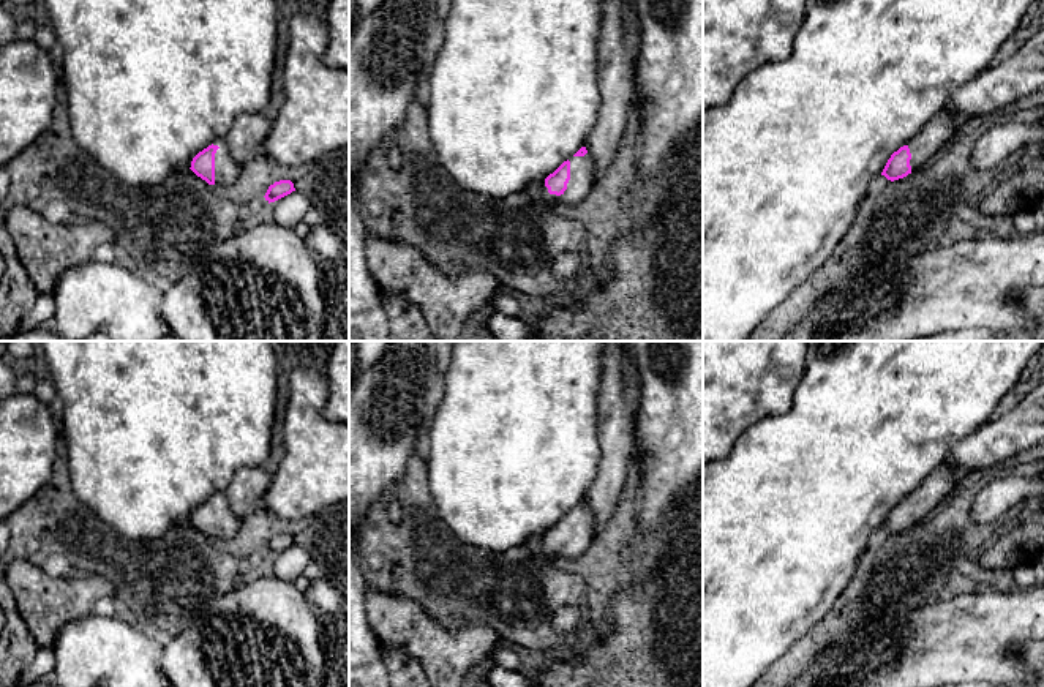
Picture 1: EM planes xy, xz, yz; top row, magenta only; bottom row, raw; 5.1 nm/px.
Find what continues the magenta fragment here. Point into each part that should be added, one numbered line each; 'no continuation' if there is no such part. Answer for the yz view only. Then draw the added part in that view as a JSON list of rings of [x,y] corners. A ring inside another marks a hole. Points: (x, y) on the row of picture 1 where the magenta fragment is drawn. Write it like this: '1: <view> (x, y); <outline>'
1: yz (940, 130); [[[944,107],[933,115],[926,126],[911,137],[907,145],[911,153],[911,172],[926,166],[937,153],[940,153],[965,126],[959,123],[951,112]]]

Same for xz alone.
1: xz (582, 168); [[[588,152],[584,156],[572,156],[570,180],[567,190],[561,194],[550,194],[545,182],[542,182],[542,201],[556,207],[575,205],[581,202],[595,182],[594,161]]]

